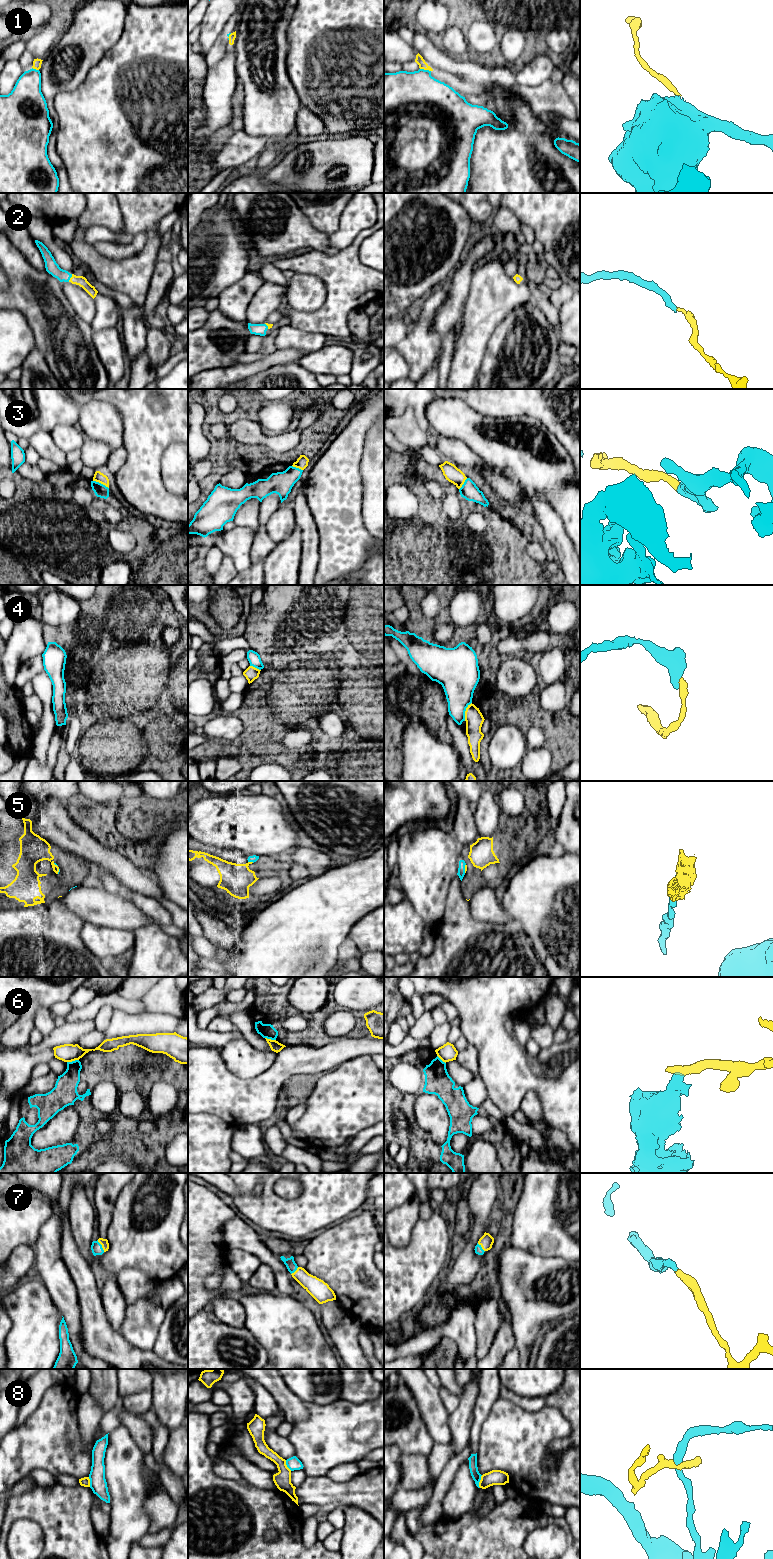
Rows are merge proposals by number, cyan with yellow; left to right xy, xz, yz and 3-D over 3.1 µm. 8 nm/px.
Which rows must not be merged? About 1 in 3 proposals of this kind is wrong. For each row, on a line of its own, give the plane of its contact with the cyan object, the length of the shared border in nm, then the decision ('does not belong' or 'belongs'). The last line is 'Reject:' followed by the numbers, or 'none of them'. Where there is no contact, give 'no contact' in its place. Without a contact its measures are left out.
1: contact in yz; length 90 nm; does not belong
2: contact in xy; length 70 nm; belongs
3: contact in xy; length 140 nm; does not belong
4: contact in yz; length 160 nm; does not belong
5: contact in xz; length 50 nm; does not belong
6: contact in xy; length 100 nm; does not belong
7: contact in xy; length 110 nm; belongs
8: contact in yz; length 110 nm; does not belong
Reject: 1, 3, 4, 5, 6, 8

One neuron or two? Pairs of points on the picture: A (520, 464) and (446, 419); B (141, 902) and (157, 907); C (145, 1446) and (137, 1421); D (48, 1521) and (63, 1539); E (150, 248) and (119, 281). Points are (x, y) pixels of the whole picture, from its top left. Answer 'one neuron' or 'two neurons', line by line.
A: one neuron
B: one neuron
C: one neuron
D: one neuron
E: one neuron

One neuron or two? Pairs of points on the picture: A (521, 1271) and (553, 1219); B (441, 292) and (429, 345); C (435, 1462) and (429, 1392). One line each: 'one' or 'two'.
A: two
B: one
C: two

